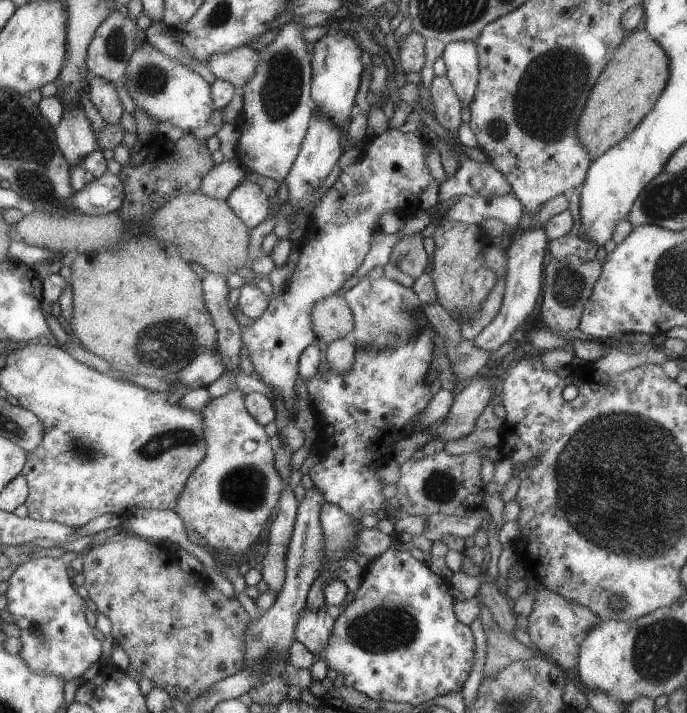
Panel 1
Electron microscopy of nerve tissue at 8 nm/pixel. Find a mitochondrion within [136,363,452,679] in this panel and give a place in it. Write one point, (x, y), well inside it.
(380, 631)

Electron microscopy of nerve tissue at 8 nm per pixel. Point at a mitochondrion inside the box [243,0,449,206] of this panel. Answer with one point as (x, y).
(281, 87)

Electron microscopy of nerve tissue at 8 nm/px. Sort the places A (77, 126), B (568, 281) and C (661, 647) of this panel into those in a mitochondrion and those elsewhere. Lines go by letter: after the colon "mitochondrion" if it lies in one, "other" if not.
A: other
B: mitochondrion
C: mitochondrion

